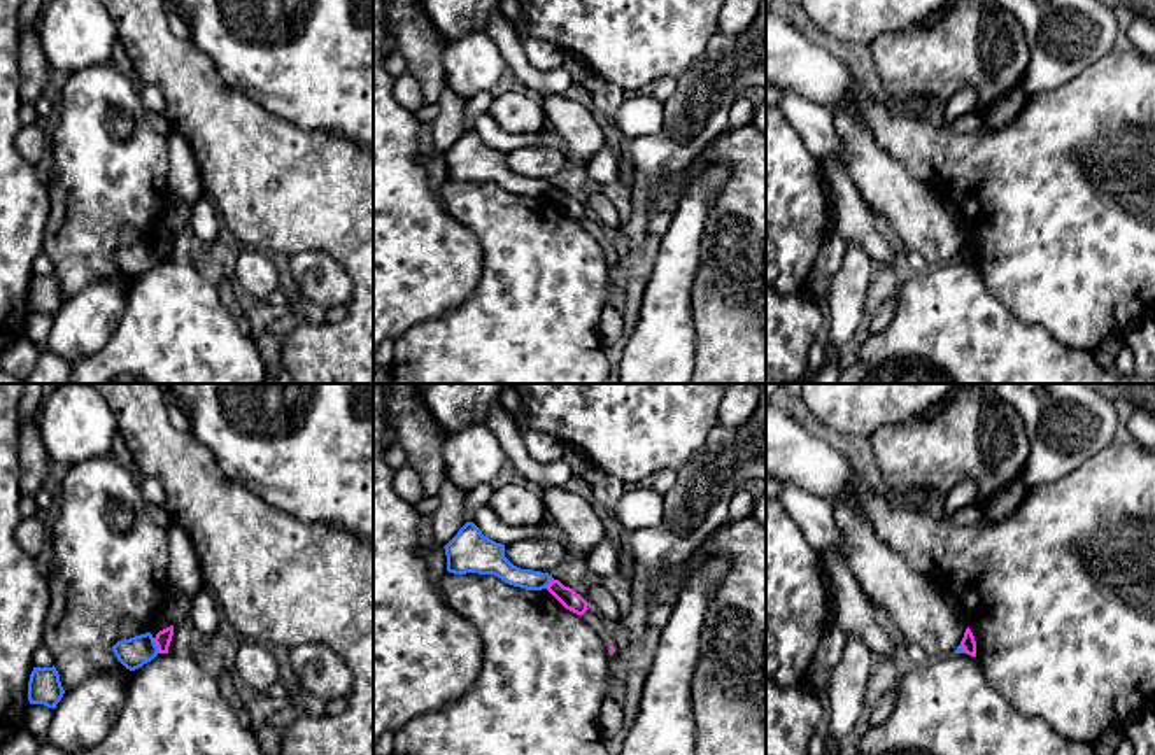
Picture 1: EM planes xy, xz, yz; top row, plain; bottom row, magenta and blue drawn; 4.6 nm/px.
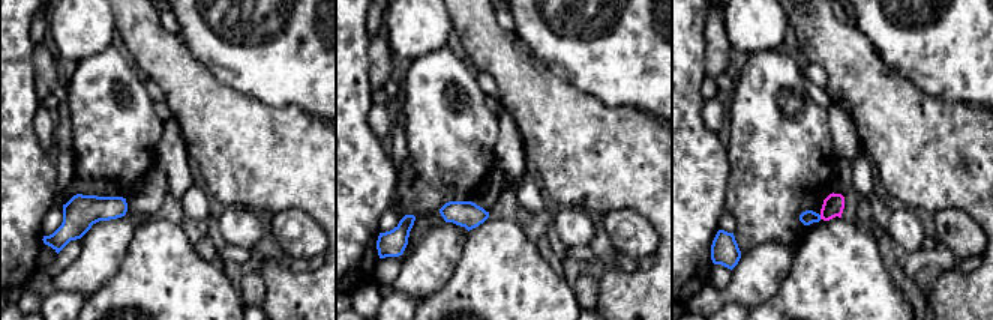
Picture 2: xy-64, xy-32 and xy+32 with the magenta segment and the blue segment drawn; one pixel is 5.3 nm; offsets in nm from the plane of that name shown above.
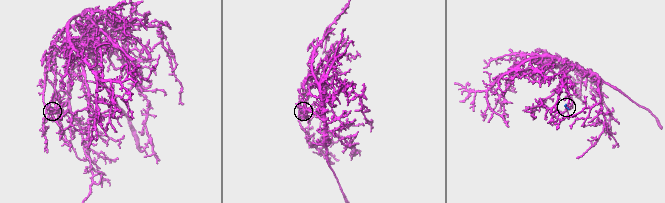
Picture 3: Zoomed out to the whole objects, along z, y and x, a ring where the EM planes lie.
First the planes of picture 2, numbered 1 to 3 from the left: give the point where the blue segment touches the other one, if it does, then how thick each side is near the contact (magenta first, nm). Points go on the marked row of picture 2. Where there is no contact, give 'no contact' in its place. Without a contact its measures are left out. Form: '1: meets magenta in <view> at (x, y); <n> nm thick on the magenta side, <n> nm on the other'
1: no contact
2: no contact
3: meets magenta in xy+32 at (821, 217); 120 nm thick on the magenta side, 80 nm on the other

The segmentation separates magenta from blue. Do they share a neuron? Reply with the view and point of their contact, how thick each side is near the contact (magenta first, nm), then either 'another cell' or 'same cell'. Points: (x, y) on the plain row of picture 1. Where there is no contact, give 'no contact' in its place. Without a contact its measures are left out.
xy (156, 253) | 70/140 nm | another cell

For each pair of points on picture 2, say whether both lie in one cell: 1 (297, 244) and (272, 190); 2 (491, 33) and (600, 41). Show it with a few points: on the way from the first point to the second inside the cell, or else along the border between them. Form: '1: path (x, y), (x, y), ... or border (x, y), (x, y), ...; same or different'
1: border (269, 214), (300, 209), (315, 221); different
2: border (515, 32), (540, 62); different

